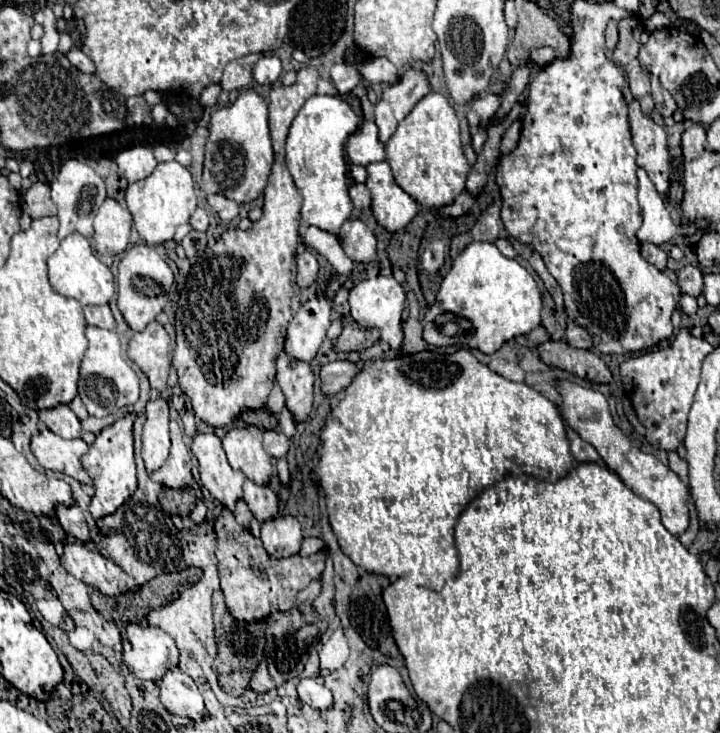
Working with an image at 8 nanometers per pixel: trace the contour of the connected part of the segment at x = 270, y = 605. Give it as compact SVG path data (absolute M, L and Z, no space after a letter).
M222 509L222 513L216 517L214 529L218 535L216 555L220 561L222 591L230 615L238 621L260 621L274 611L290 611L298 591L308 587L308 583L318 579L324 571L324 559L328 557L326 547L310 557L290 555L284 559L274 559L266 553L262 541L242 527L228 509Z

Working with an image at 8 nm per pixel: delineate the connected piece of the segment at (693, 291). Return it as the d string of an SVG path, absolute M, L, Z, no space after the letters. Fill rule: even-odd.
M686 265L680 273L678 273L678 285L680 285L680 291L686 293L686 295L692 295L692 297L698 297L702 293L702 271L694 265Z

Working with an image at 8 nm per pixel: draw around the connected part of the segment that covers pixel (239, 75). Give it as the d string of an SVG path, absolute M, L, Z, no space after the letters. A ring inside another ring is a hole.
M250 53L250 55L244 55L240 59L230 61L224 67L224 75L222 75L222 81L220 81L222 89L232 91L232 89L248 87L250 81L252 81L252 69L254 69L254 65L260 57L262 57L260 53Z

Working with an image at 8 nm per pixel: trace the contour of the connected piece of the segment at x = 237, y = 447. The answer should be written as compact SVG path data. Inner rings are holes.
M234 427L222 437L224 451L234 469L240 469L248 479L266 485L272 473L272 463L262 447L262 439L254 429Z

